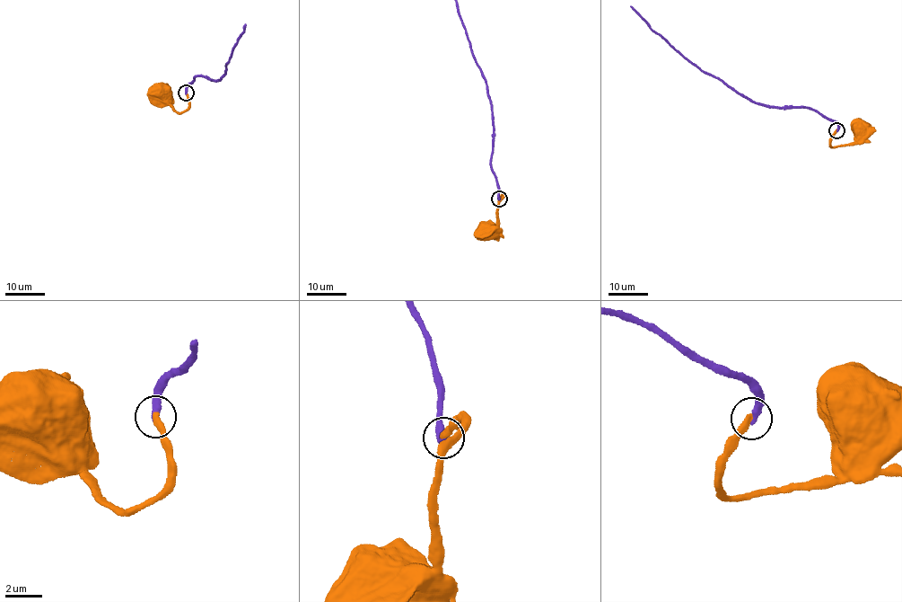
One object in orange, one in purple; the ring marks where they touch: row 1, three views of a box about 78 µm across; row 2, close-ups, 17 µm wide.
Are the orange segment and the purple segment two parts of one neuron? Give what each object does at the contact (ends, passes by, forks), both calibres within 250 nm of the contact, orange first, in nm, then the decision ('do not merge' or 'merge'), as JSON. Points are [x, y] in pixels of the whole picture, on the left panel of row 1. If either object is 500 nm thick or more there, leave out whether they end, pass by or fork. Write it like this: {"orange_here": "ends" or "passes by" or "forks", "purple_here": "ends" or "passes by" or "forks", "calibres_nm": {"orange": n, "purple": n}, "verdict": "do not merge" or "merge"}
{"orange_here": "ends", "purple_here": "ends", "calibres_nm": {"orange": 380, "purple": 400}, "verdict": "merge"}

